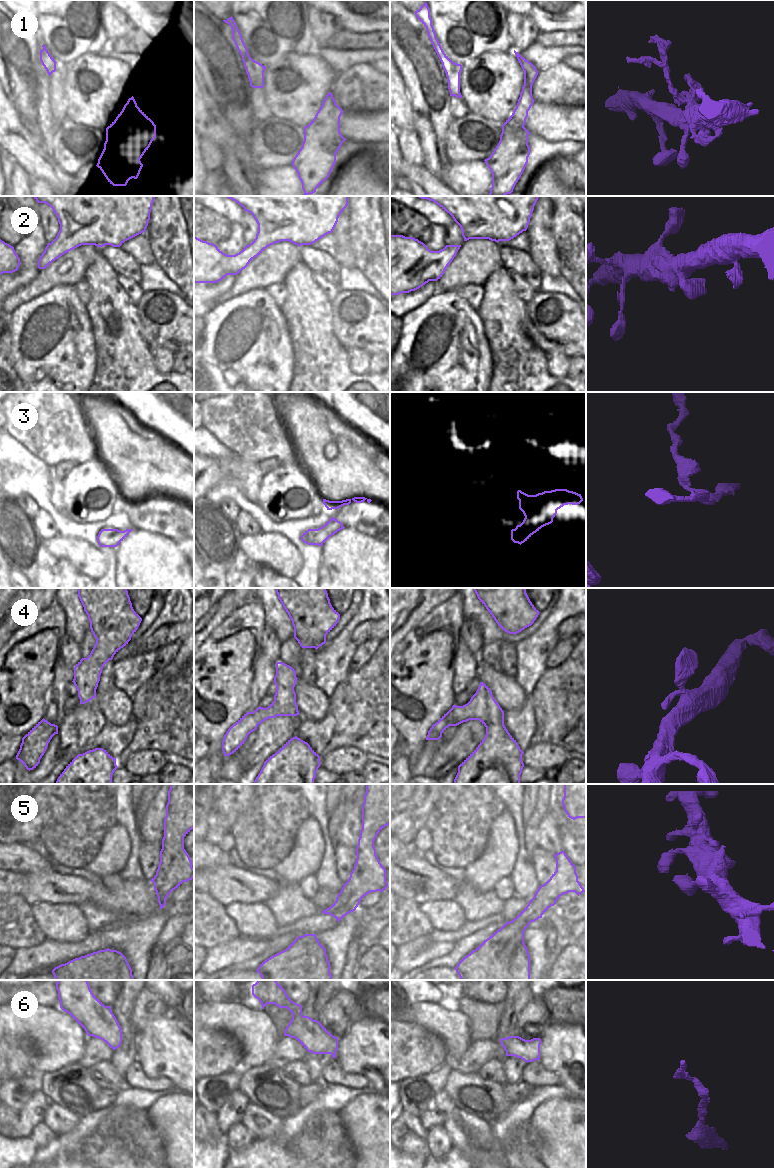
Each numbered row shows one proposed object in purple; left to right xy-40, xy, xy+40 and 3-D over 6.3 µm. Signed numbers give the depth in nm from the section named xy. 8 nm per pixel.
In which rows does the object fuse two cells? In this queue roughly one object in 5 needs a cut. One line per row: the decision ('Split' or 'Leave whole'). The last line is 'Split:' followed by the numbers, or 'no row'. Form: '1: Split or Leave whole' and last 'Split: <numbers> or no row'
1: Split
2: Leave whole
3: Leave whole
4: Leave whole
5: Leave whole
6: Leave whole
Split: 1.

